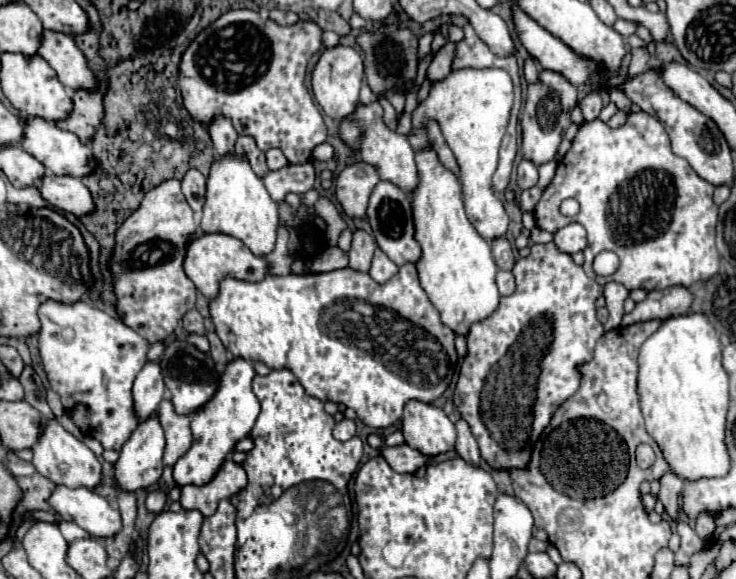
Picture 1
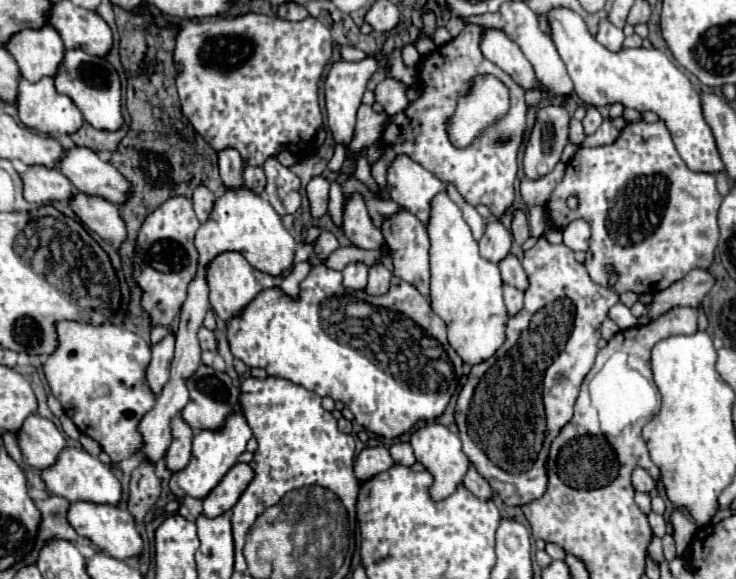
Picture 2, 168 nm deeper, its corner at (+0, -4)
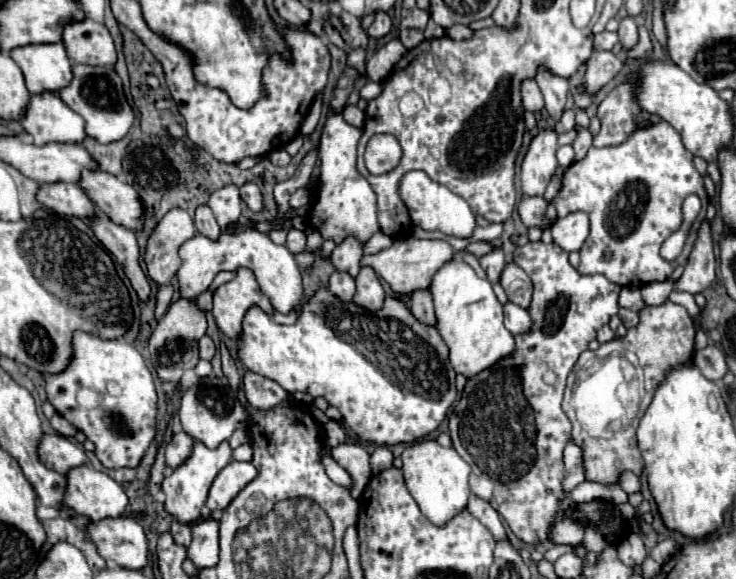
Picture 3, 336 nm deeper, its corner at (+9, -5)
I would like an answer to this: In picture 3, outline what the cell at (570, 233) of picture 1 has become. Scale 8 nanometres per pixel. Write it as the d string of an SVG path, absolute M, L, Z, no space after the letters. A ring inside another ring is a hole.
M574 211L554 223L552 237L554 243L560 245L564 251L580 251L580 247L588 239L588 231L588 215L584 211Z

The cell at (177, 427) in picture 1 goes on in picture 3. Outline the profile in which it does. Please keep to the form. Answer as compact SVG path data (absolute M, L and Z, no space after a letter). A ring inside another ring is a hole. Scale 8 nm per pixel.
M184 431L176 433L170 441L170 445L166 447L166 465L170 469L180 467L190 457L192 447L194 447L194 439L190 435L186 435Z

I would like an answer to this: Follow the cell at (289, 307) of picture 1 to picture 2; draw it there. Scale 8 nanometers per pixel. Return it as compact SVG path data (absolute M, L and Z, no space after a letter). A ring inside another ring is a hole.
M323 264L311 268L309 276L299 284L299 296L297 298L287 296L279 286L273 286L273 288L267 288L267 290L259 292L243 308L243 312L239 316L235 316L235 318L231 318L227 322L227 340L229 340L229 348L231 348L233 356L243 360L249 368L263 368L269 376L291 380L291 382L295 382L295 384L299 384L299 386L303 386L303 388L307 388L307 390L311 390L311 392L315 392L319 396L331 396L335 402L343 402L355 414L355 422L359 426L367 428L373 434L385 436L385 438L397 438L403 432L411 430L419 420L435 420L437 416L441 416L443 410L447 408L453 392L457 390L457 376L459 378L463 376L463 370L461 370L463 360L457 358L457 352L449 346L445 322L441 322L441 318L431 310L429 300L413 284L403 282L401 278L393 278L391 288L389 288L387 294L383 294L383 296L369 296L365 290L345 288L341 272L335 272L335 270L331 270L331 268L323 266Z

